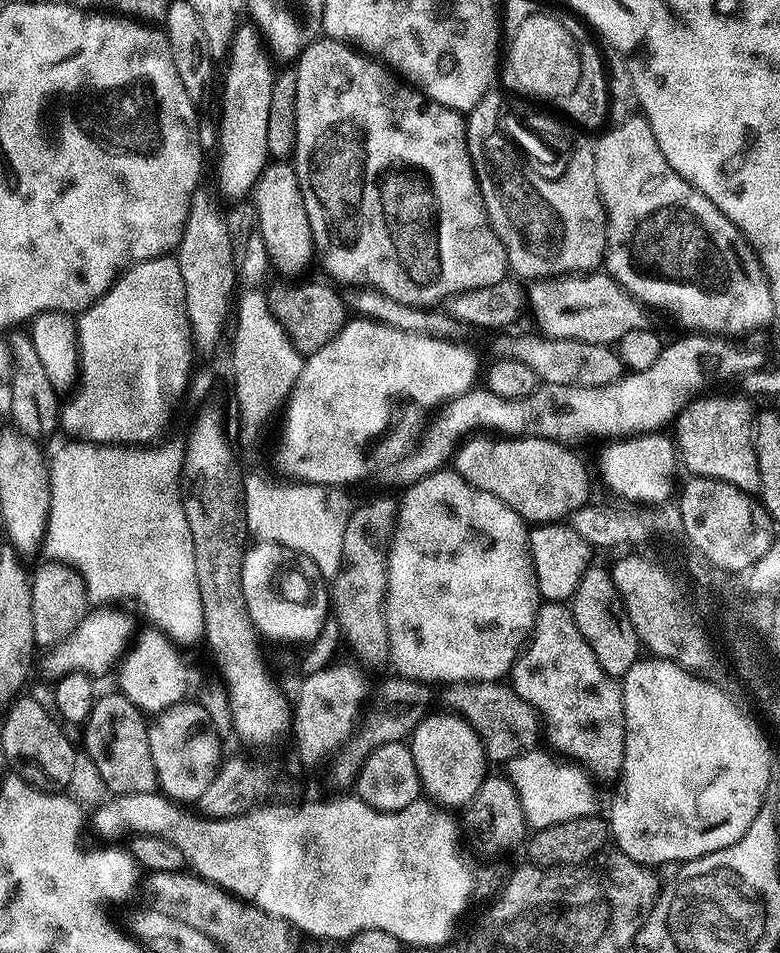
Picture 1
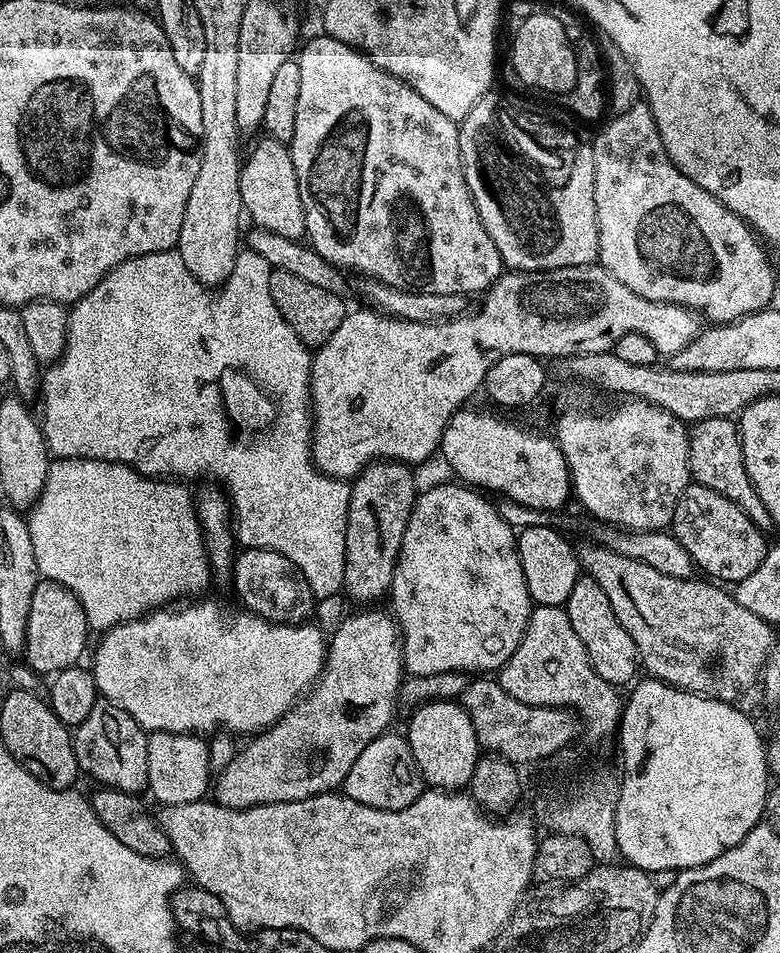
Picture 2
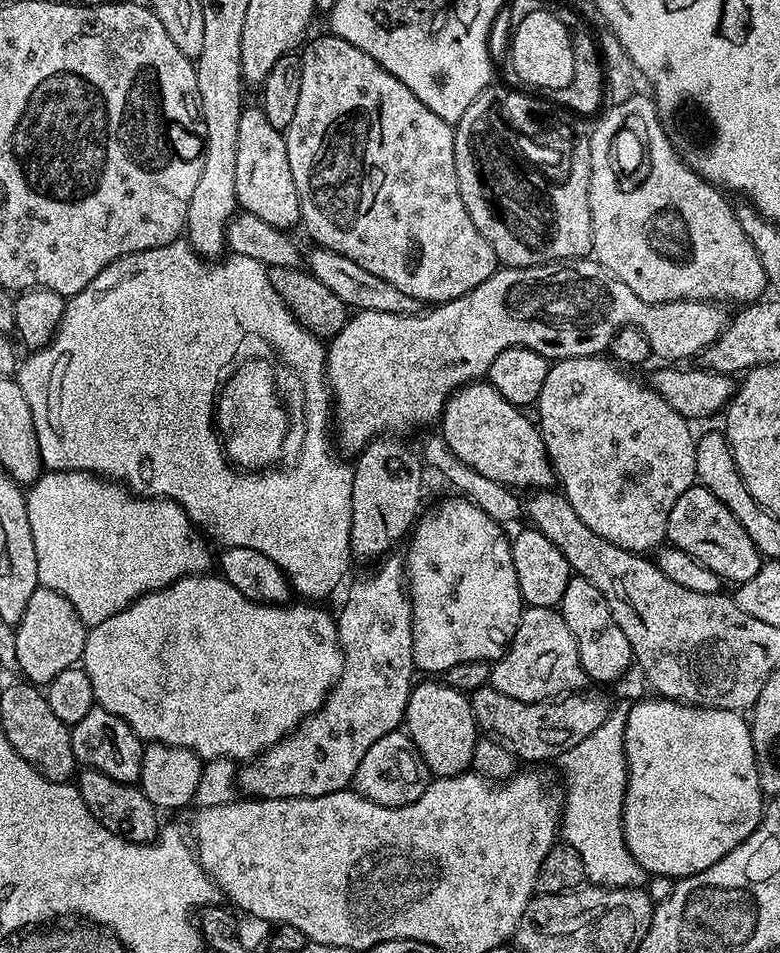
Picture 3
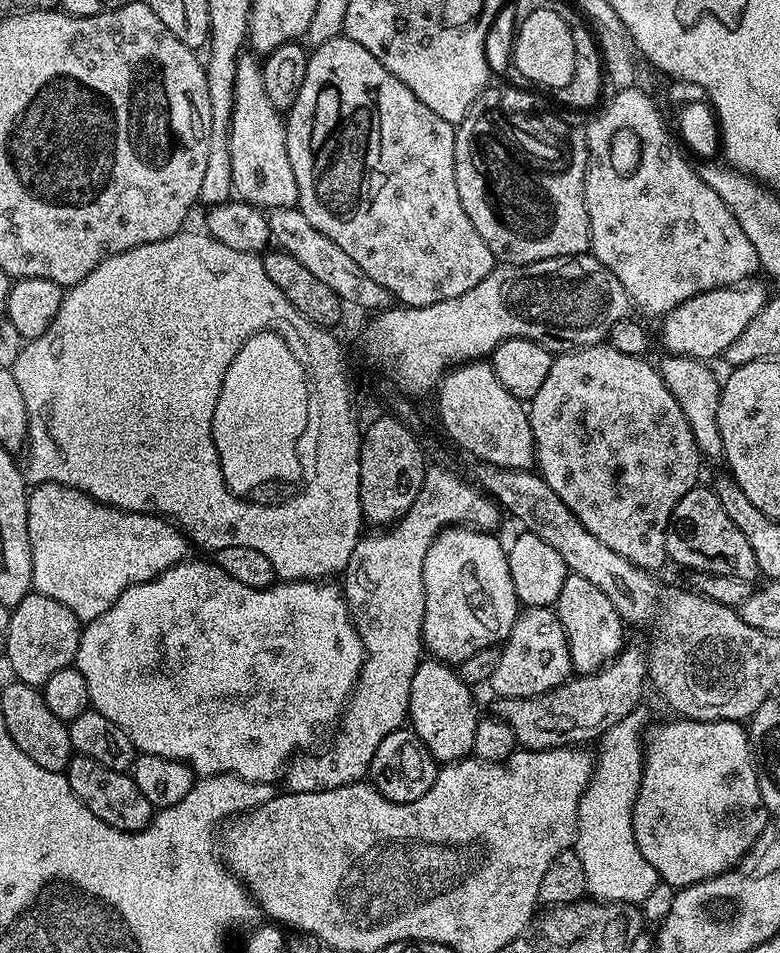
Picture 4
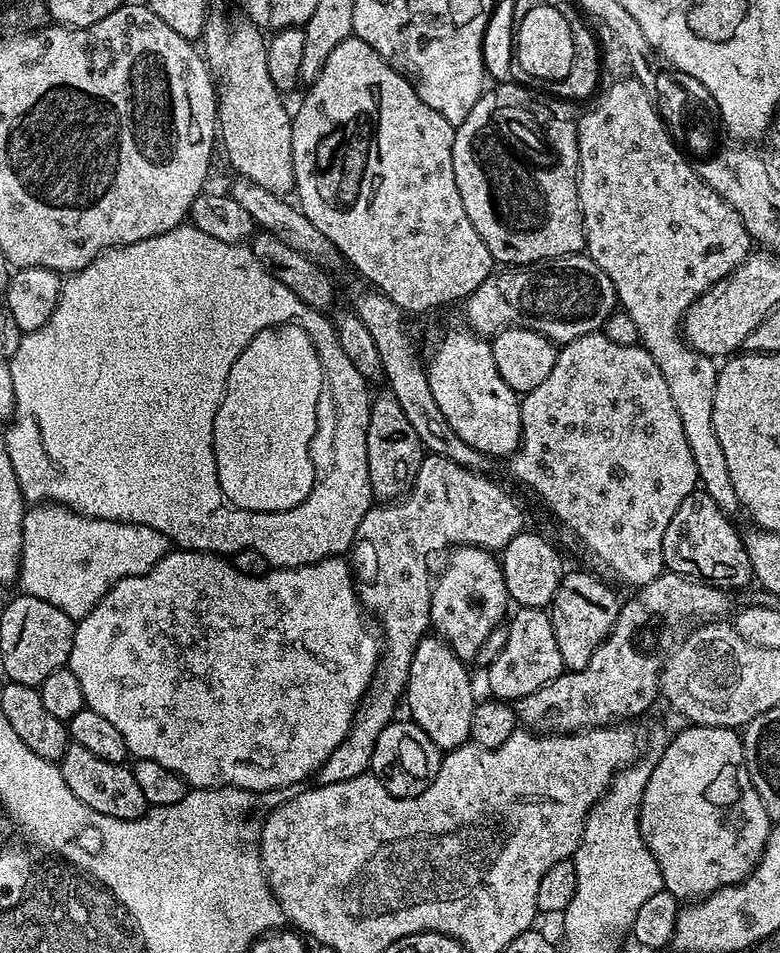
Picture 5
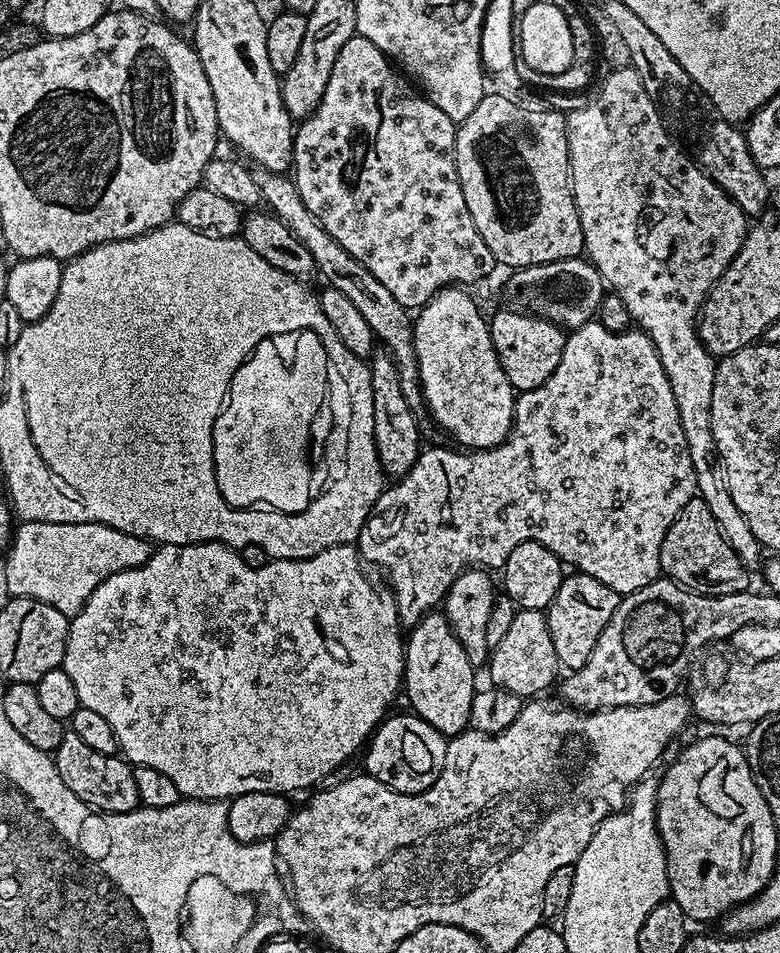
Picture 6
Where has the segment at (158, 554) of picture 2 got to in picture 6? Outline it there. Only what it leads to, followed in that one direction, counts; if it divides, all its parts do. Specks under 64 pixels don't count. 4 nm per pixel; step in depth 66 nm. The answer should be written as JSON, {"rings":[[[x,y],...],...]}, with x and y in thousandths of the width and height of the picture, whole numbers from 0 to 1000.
{"rings":[[[32,546],[17,557],[10,577],[10,589],[5,592],[9,624],[37,625],[59,632],[59,636],[69,636],[69,640],[91,648],[103,643],[105,636],[110,636],[110,627],[141,602],[182,594],[182,590],[194,586],[197,575],[188,567],[135,550]]]}

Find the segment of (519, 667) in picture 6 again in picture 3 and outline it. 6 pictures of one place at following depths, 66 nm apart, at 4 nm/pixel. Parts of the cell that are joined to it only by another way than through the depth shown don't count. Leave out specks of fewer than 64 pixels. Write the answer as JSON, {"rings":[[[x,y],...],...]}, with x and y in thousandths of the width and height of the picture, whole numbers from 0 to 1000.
{"rings":[[[673,637],[667,643],[664,661],[645,688],[631,697],[629,721],[654,728],[669,737],[706,735],[719,728],[732,728],[755,717],[741,690],[741,678],[731,657],[713,638]]]}

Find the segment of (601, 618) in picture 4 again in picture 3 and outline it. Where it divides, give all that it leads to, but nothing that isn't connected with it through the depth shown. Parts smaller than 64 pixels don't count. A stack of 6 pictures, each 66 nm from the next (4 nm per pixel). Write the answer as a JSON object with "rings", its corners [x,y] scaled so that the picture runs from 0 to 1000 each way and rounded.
{"rings":[[[735,603],[726,615],[726,623],[721,623],[715,641],[726,657],[731,657],[731,665],[736,665],[741,690],[755,715],[785,718],[804,707],[805,700],[812,700],[808,674],[803,674],[803,665],[797,665],[792,653],[787,653],[787,644],[782,644],[782,636],[777,627],[772,627],[772,619],[767,619],[762,611],[751,611],[751,607]]]}

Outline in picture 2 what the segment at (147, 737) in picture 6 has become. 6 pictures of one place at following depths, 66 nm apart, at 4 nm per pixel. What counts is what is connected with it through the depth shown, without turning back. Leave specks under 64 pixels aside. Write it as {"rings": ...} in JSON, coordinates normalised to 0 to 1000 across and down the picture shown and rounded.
{"rings":[[[251,627],[245,632],[231,632],[224,636],[212,636],[190,642],[174,651],[164,651],[159,655],[147,655],[137,663],[127,668],[128,677],[123,680],[123,685],[118,688],[115,704],[118,710],[123,712],[124,727],[142,739],[150,739],[177,762],[182,762],[186,768],[224,768],[227,770],[276,770],[286,766],[288,769],[304,770],[303,768],[318,768],[317,770],[332,770],[340,764],[359,757],[374,743],[381,735],[394,727],[395,723],[405,717],[415,703],[415,695],[421,692],[421,672],[400,653],[355,653],[342,651],[335,646],[327,646],[324,642],[306,640],[301,642],[297,638],[291,638],[287,634],[281,634],[277,630],[262,630]]]}

